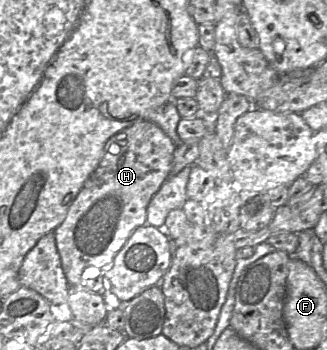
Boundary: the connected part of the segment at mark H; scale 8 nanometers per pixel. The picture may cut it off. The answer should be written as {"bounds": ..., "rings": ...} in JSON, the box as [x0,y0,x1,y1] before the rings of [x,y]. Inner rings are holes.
{"bounds":[55,122,180,290],"rings":[[[140,122],[117,134],[107,146],[96,171],[81,189],[68,214],[55,232],[57,250],[71,290],[81,288],[85,272],[101,272],[126,244],[131,235],[146,224],[147,210],[166,180],[175,179],[174,167],[180,148],[151,122]]]}

